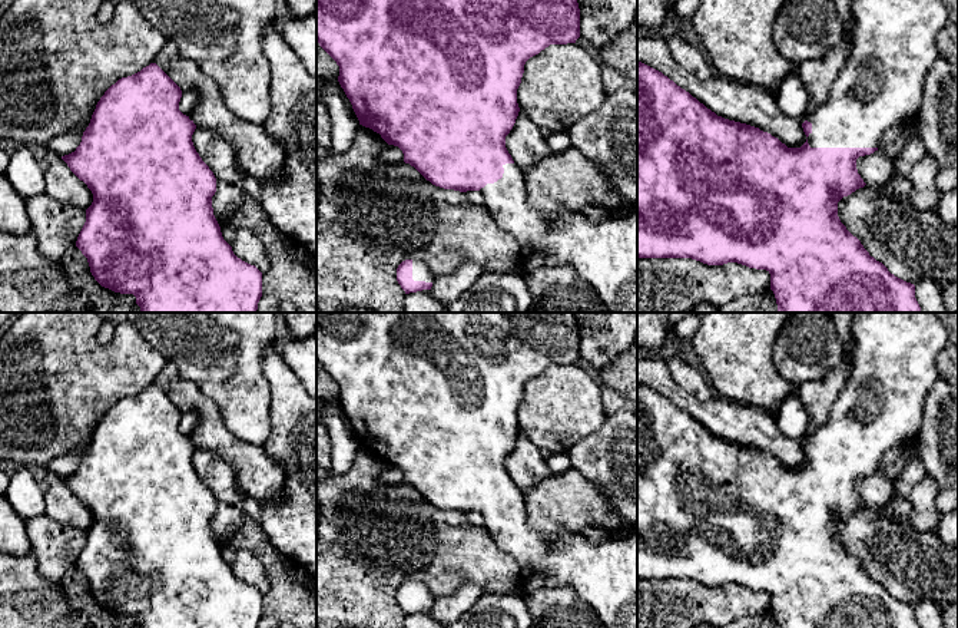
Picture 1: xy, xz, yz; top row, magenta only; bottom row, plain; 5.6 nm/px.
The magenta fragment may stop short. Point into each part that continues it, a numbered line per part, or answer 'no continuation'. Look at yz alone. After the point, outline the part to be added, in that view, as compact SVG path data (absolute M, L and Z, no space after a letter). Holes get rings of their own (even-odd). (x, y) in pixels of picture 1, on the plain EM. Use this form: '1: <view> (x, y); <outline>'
1: yz (894, 366); M852 313L852 367L833 403L828 420L808 437L811 469L878 469L882 456L894 446L918 440L931 387L939 377L938 357L948 341L945 324L935 313Z

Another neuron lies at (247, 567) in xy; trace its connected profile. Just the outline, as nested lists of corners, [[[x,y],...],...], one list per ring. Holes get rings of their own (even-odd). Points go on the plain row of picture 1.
[[[236,551],[233,565],[231,566],[233,575],[242,582],[255,586],[262,595],[271,588],[266,569],[262,562],[249,551]]]

